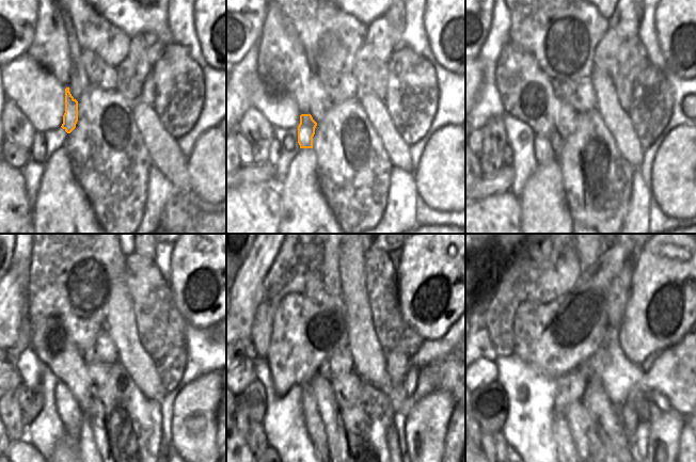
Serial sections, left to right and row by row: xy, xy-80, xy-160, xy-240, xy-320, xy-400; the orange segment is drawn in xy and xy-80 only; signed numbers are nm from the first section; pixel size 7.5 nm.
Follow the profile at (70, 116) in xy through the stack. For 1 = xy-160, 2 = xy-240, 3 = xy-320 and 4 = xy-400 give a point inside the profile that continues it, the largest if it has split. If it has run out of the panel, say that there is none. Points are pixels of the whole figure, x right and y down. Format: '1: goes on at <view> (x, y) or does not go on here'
1: goes on at xy-160 (543, 153)
2: goes on at xy-240 (69, 412)
3: goes on at xy-320 (315, 427)
4: goes on at xy-400 (566, 448)

